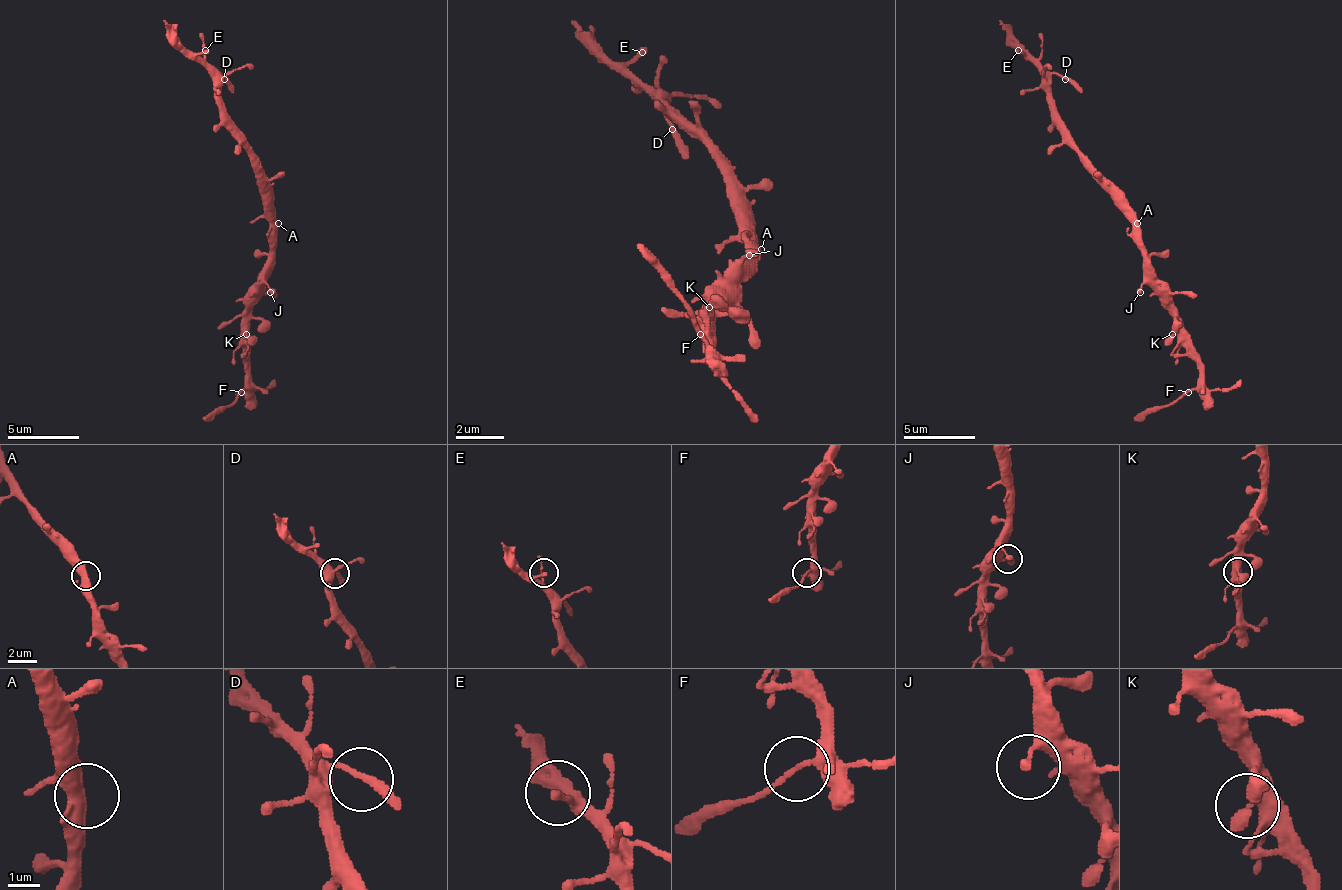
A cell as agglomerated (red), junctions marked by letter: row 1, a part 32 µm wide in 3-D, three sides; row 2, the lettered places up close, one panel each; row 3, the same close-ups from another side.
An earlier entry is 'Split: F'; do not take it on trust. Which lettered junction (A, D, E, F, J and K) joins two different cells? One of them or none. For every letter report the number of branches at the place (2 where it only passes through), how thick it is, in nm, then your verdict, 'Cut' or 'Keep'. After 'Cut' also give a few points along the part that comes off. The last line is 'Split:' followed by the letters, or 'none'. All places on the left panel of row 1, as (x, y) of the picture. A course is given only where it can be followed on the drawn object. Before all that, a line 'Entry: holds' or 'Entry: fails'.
Entry: holds
A: Branches: 3. Thickness 400 nm. Keep
D: Branches: 2. Thickness 200 nm. Keep
E: Branches: 1. Thickness 200 nm. Keep
F: Branches: 2. Thickness 170 nm. Cut. Course of the part to remove: (242, 393), (202, 418)
J: Branches: 1. Thickness 260 nm. Keep
K: Branches: 3. Thickness 400 nm. Keep
Split: F

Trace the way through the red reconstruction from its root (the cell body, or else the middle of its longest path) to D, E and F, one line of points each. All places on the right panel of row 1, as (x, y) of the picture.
D: (1129, 223), (1129, 202), (1090, 162), (1054, 108), (1050, 75), (1057, 72), (1065, 79)
E: (1129, 223), (1129, 202), (1075, 144), (1054, 108), (1050, 79), (1018, 50)
F: (1129, 223), (1129, 238), (1144, 259), (1147, 284), (1173, 317), (1180, 339), (1198, 364), (1198, 385), (1187, 393)

